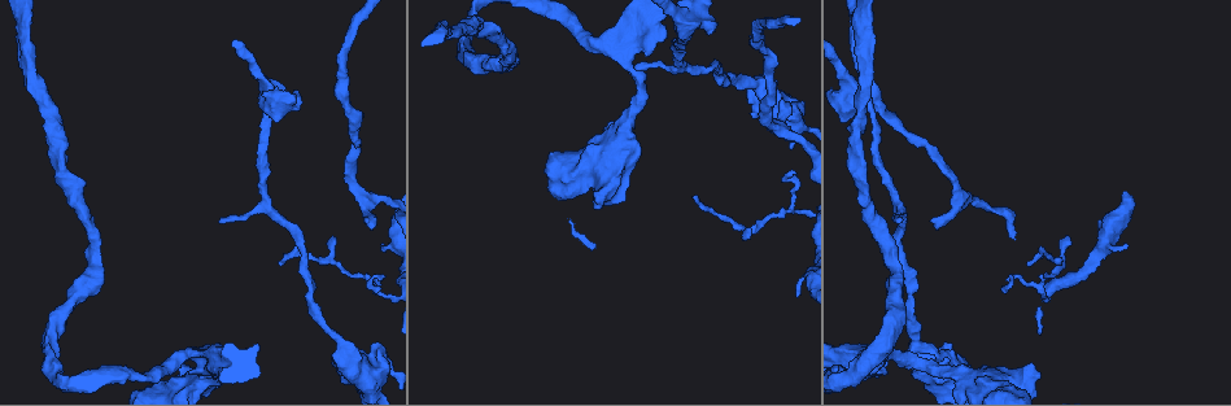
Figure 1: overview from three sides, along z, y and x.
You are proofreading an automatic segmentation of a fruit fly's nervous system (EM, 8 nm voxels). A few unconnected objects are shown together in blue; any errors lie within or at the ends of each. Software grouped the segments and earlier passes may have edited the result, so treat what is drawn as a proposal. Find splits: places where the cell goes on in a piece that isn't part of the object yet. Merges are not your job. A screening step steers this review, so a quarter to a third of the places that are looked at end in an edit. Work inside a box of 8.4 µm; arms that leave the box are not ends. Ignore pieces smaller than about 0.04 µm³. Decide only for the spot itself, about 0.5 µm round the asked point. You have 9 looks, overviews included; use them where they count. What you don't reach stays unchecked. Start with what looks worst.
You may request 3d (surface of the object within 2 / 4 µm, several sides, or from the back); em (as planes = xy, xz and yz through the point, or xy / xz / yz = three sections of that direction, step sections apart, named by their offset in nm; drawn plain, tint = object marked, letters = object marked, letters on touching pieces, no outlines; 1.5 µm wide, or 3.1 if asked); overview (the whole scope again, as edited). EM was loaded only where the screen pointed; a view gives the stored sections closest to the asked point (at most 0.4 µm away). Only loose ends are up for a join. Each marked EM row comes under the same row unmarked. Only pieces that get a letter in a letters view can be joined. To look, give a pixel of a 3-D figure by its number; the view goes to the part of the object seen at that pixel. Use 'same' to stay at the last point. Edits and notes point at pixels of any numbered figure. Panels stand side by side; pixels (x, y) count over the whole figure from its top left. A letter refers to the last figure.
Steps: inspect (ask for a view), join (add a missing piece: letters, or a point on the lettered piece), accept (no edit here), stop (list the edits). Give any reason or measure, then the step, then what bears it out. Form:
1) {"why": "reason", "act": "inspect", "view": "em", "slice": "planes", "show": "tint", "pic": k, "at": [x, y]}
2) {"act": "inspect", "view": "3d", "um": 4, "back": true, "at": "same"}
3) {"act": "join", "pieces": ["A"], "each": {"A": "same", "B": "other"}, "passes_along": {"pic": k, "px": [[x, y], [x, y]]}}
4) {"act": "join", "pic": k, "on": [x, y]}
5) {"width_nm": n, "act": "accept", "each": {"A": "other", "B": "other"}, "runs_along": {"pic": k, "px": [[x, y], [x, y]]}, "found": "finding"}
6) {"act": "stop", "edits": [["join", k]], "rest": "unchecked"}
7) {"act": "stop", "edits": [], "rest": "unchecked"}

{"why": "free end", "act": "inspect", "view": "em", "slice": "planes", "show": "letters", "pic": 1, "at": [798, 294]}

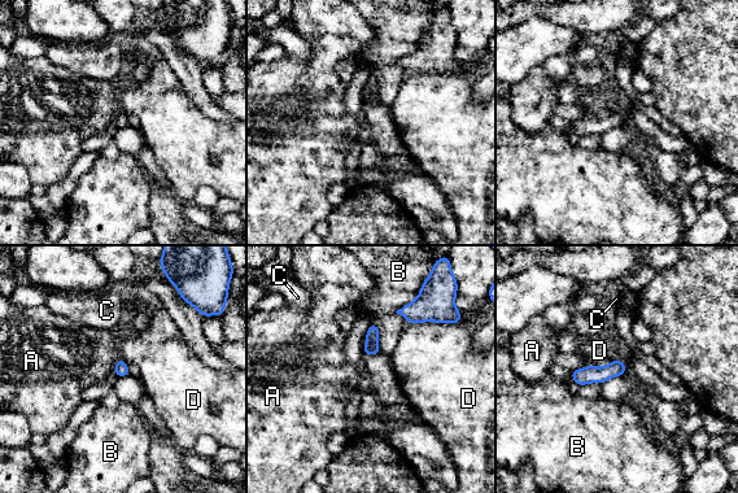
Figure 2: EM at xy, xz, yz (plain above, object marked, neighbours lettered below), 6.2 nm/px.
{"act": "accept", "each": {"A": "other", "B": "other", "C": "other", "D": "other"}, "border": {"pic": 2, "px": [[118, 358], [113, 370]]}, "found": "no lettered piece goes on from it"}

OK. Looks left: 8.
{"why": "free end", "act": "inspect", "view": "em", "slice": "planes", "show": "letters", "pic": 1, "at": [783, 102]}

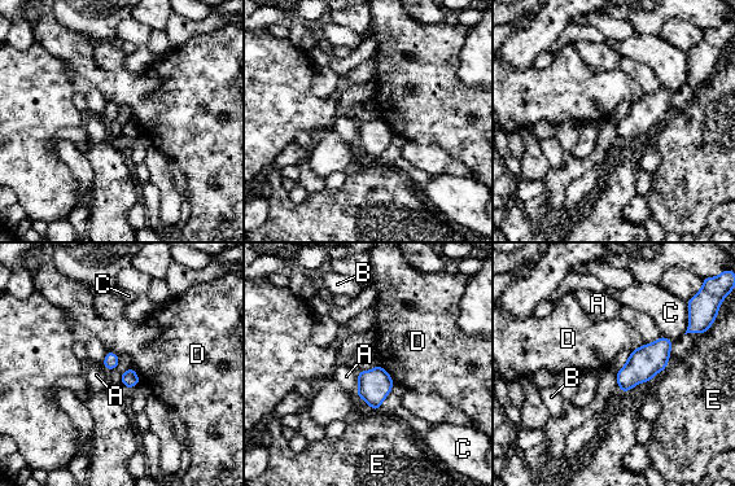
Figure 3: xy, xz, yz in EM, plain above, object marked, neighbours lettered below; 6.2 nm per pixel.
{"width_nm": 100, "act": "accept", "each": {"A": "other", "B": "other", "C": "other", "D": "other", "E": "other"}, "border": {"pic": 3, "px": [[377, 363], [394, 381]]}, "found": "none of them fits"}

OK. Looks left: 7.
{"why": "thick end", "act": "inspect", "view": "em", "slice": "planes", "show": "tint", "pic": 1, "at": [597, 208]}

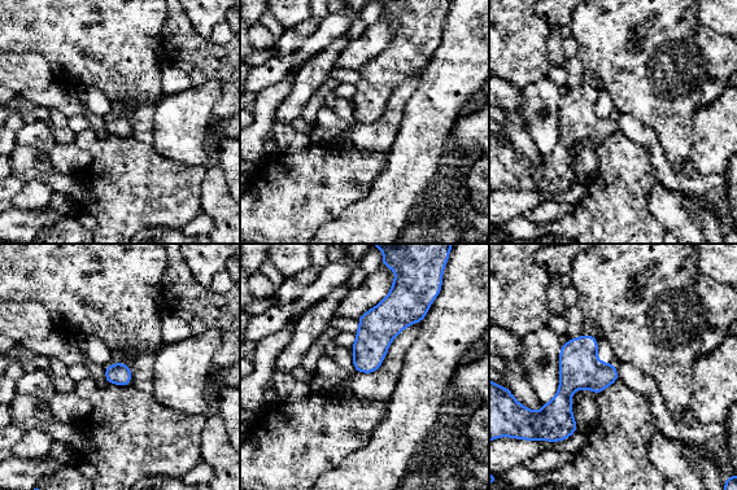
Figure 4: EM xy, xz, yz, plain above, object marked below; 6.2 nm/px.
{"why": "see the neighbours", "act": "inspect", "view": "em", "slice": "planes", "show": "letters", "at": "same"}

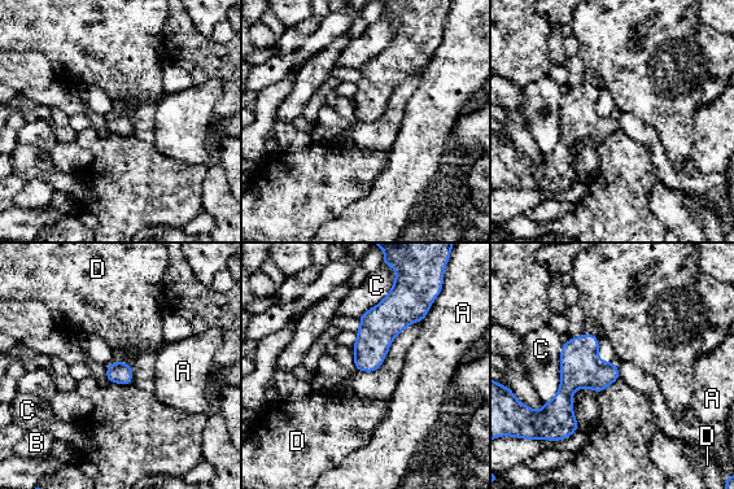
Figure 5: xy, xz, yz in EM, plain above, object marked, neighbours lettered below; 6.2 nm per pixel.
{"act": "accept", "each": {"A": "other", "B": "other", "C": "other", "D": "other"}, "border": {"pic": 5, "px": [[116, 361], [129, 363]]}, "found": "no lettered piece goes on from it"}

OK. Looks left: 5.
{"why": "branch stops here", "act": "inspect", "view": "em", "slice": "planes", "show": "letters", "pic": 1, "at": [297, 93]}

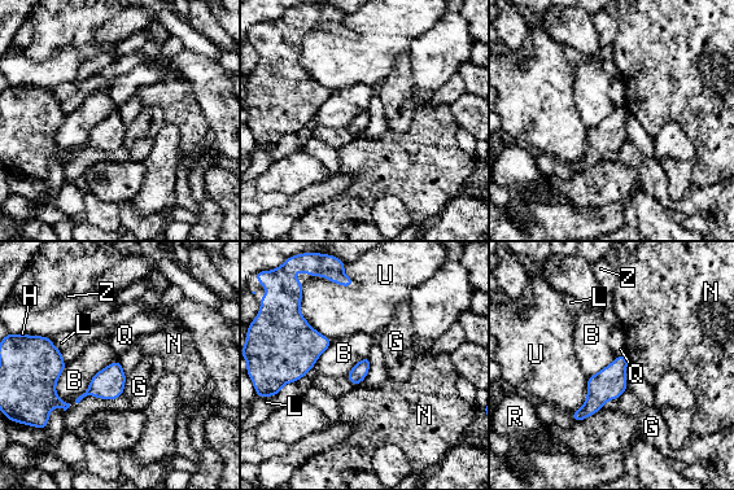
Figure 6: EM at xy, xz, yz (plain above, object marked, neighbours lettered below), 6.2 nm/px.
{"act": "accept", "each": {"B": "other", "G": "other", "H": "other", "L": "other", "N": "other", "Q": "other", "R": "other", "U": "other", "Z": "other"}, "border": {"pic": 6, "px": [[118, 359], [103, 367], [74, 401]]}, "found": "no lettered piece goes on from it"}

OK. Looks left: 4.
{"act": "stop", "edits": [], "rest": "unchecked"}

